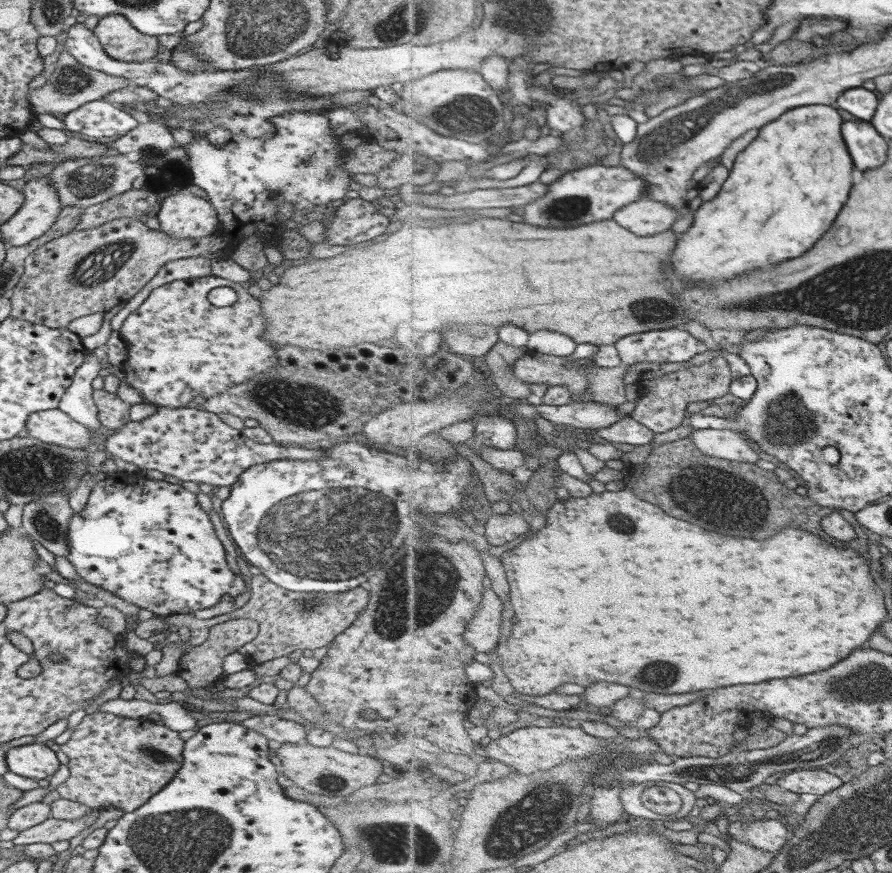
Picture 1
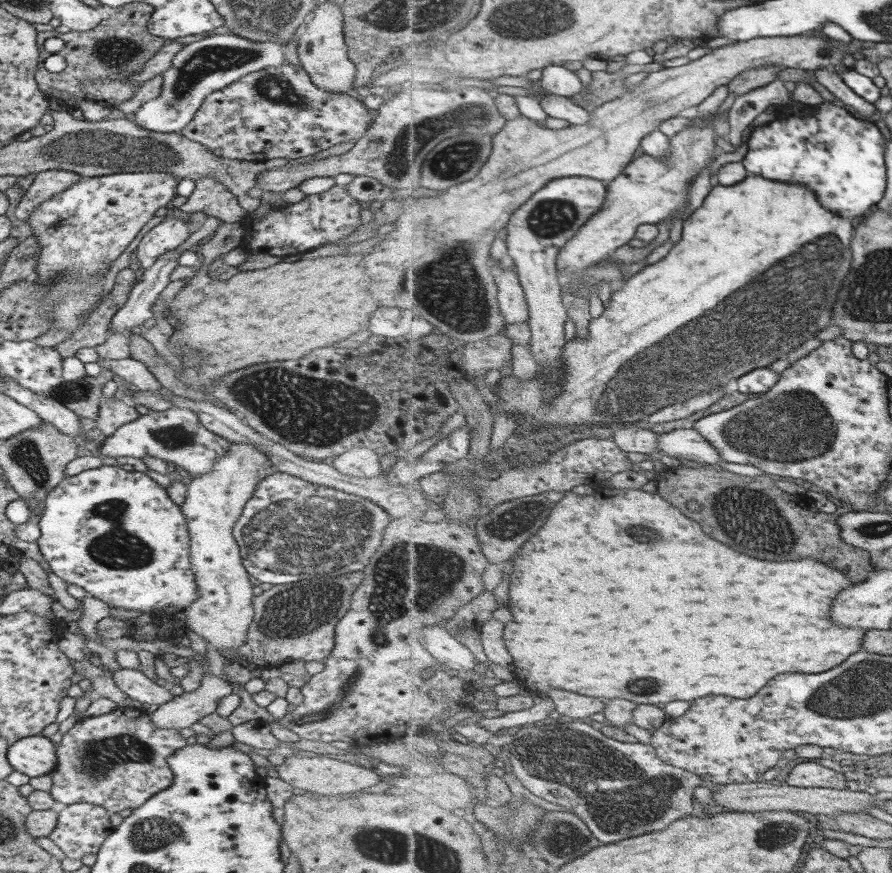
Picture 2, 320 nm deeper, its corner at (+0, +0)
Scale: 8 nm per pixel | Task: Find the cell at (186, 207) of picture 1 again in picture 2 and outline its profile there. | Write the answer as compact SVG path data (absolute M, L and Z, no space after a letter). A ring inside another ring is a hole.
M175 217L165 220L154 226L150 232L146 232L136 248L136 256L143 270L152 266L162 254L178 248L192 233L189 222L184 223Z

